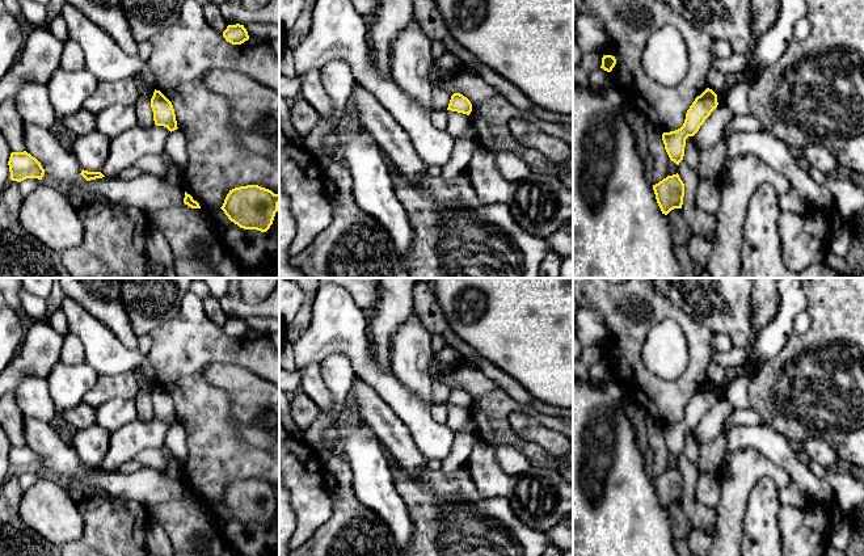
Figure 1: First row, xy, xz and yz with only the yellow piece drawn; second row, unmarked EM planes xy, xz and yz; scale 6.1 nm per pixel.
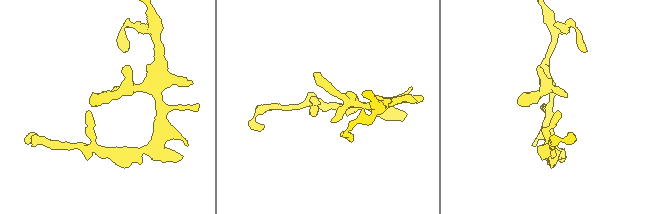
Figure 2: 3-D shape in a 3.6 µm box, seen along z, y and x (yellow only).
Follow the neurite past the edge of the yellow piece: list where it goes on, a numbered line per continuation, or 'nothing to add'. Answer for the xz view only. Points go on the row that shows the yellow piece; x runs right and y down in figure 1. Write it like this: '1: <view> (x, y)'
nothing to add

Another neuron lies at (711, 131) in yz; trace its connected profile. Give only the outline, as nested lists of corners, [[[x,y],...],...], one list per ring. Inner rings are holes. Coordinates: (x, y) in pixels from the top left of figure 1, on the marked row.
[[[718,104],[705,122],[700,126],[699,131],[692,136],[697,151],[708,151],[721,139],[724,139],[724,131],[733,117],[733,111],[725,104]]]

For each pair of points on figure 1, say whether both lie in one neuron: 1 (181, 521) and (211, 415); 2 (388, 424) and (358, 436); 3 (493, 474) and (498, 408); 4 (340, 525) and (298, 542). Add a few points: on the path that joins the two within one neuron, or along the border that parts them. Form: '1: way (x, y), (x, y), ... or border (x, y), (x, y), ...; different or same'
1: border (199, 502), (205, 506); different
2: border (362, 418), (390, 455); different
3: border (479, 439), (496, 446); different
4: border (331, 512), (331, 516), (306, 542); different

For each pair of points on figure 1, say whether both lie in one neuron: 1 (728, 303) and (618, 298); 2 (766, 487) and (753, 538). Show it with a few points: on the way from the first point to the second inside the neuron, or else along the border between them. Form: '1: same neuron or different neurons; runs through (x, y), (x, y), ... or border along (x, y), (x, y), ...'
1: different neurons; border along (658, 291), (694, 320)
2: same neuron; runs through (765, 500), (761, 525)

